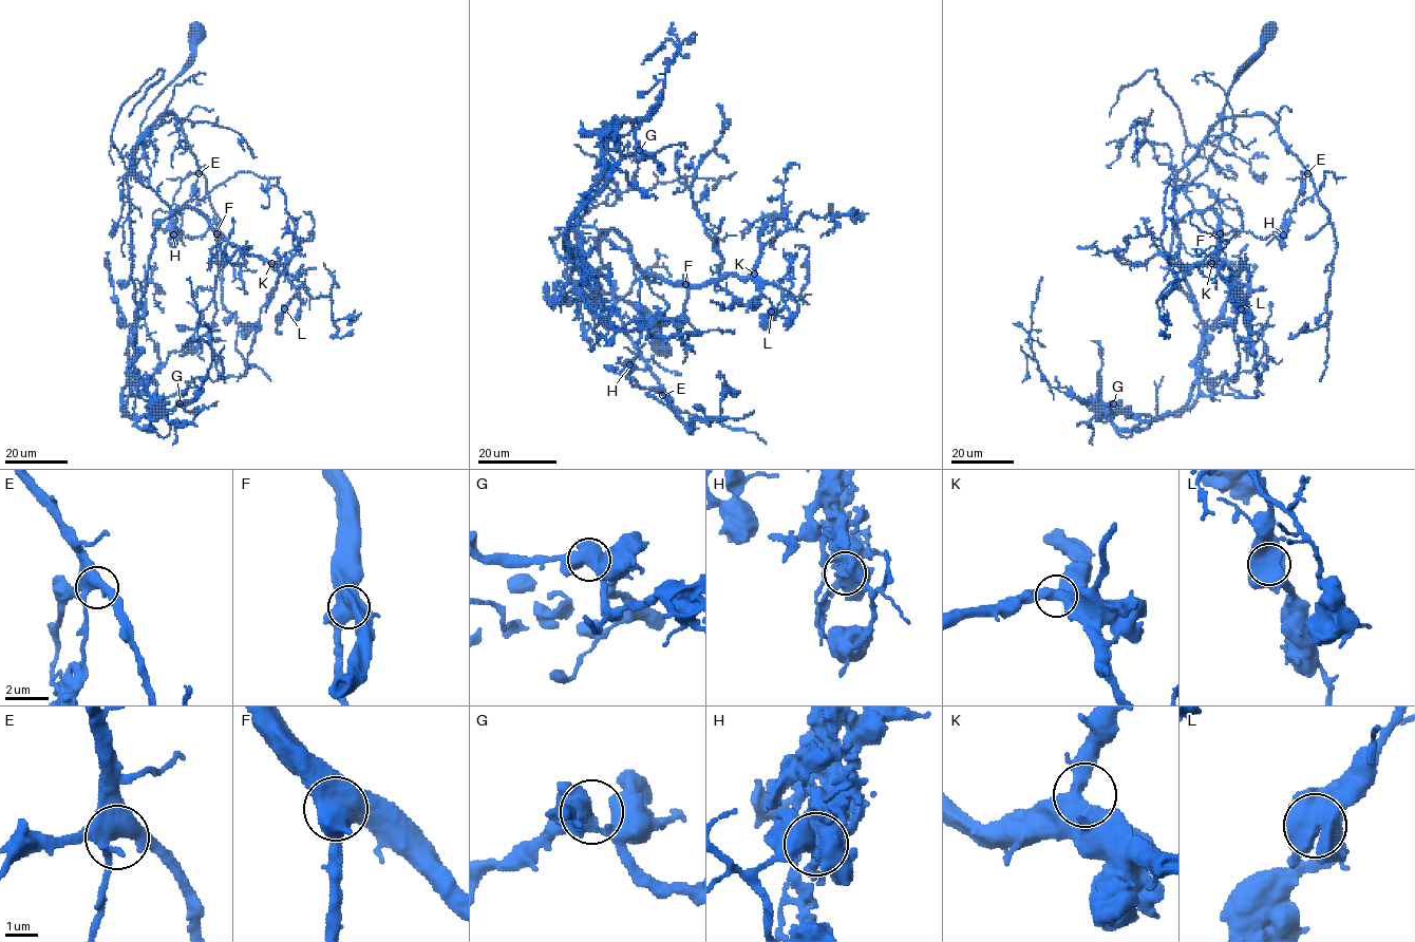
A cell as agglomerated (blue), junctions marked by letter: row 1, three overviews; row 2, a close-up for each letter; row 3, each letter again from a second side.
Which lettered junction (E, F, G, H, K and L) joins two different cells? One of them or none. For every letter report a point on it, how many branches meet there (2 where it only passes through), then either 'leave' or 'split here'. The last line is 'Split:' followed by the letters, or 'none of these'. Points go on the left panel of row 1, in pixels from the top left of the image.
E: at (199, 173); 5 branches meet; leave
F: at (217, 233); 3 branches meet; leave
G: at (180, 403); 4 branches meet; leave
H: at (173, 234); 5 branches meet; split here
K: at (271, 263); 3 branches meet; leave
L: at (284, 308); 5 branches meet; leave
Split: H

